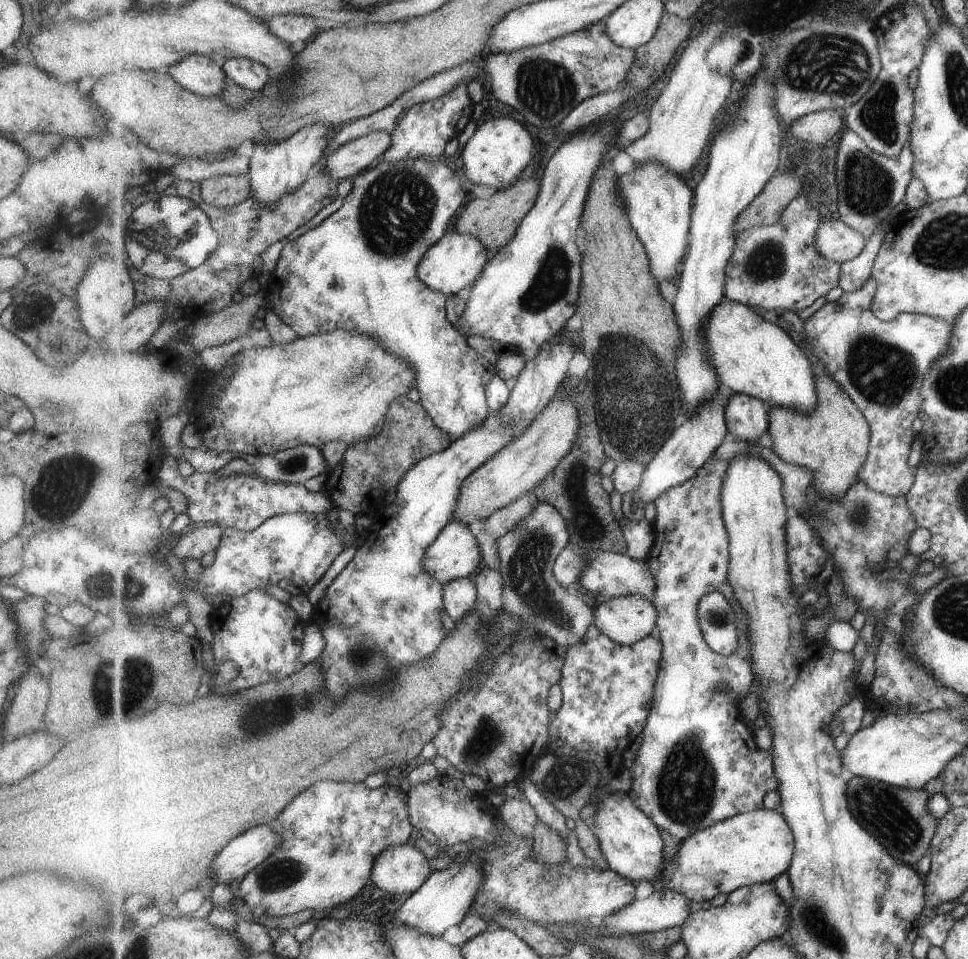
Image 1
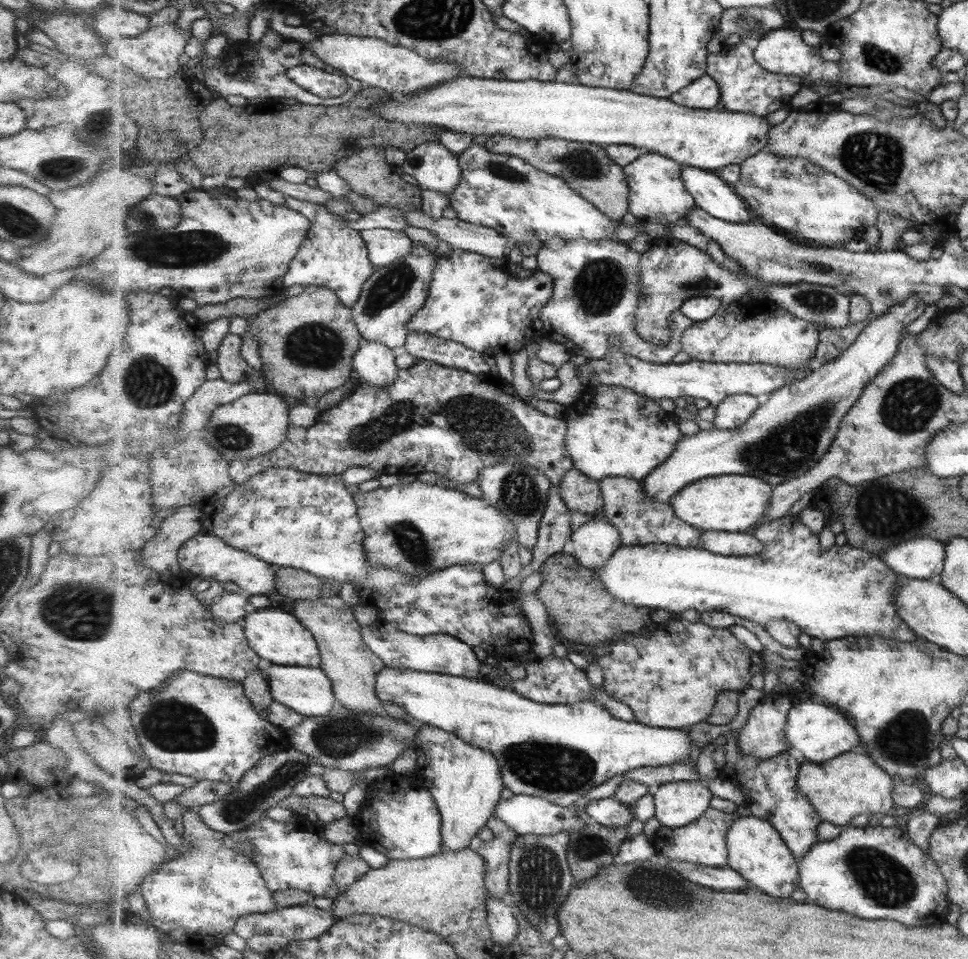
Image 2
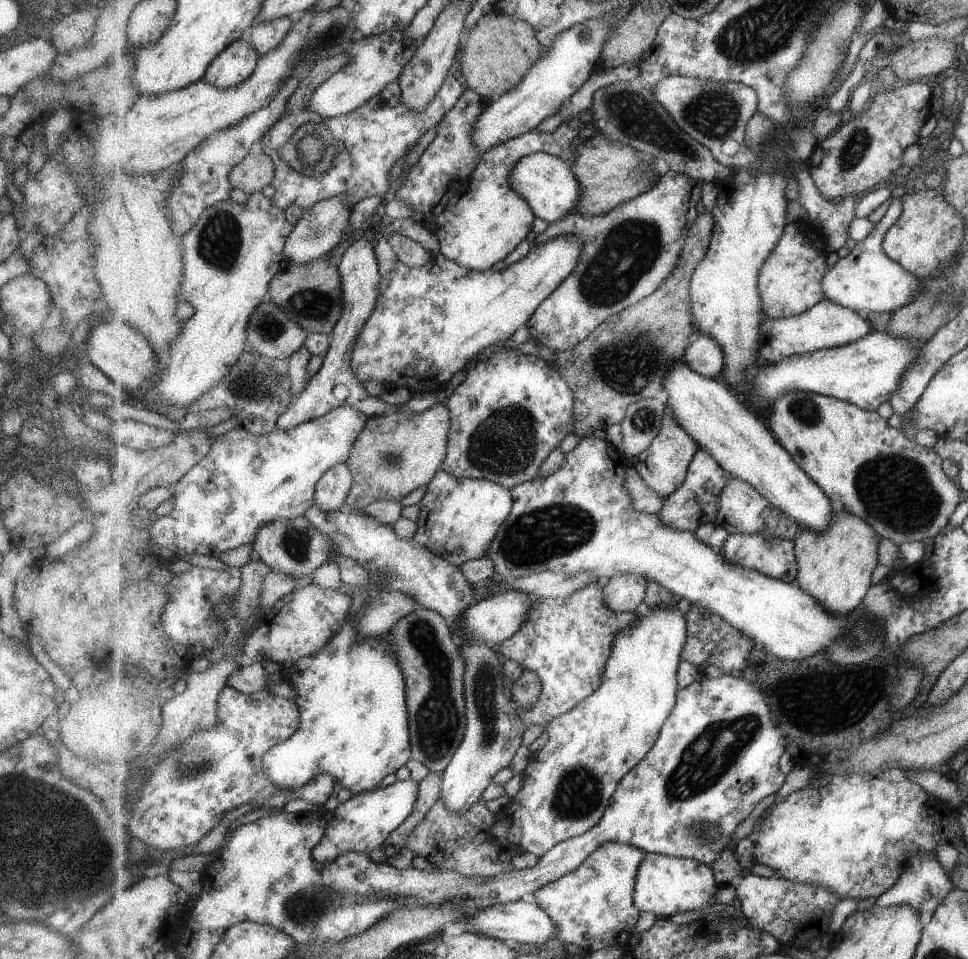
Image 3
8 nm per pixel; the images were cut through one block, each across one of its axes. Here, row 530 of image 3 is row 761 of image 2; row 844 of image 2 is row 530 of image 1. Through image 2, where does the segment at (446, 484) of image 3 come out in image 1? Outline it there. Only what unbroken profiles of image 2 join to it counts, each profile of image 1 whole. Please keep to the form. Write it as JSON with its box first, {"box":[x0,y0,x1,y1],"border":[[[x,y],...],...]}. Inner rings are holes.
{"box":[425,519,483,585],"border":[[[454,519],[447,524],[442,535],[427,550],[425,565],[429,576],[435,576],[435,580],[445,585],[473,576],[483,562],[476,537],[475,528],[465,522]]]}

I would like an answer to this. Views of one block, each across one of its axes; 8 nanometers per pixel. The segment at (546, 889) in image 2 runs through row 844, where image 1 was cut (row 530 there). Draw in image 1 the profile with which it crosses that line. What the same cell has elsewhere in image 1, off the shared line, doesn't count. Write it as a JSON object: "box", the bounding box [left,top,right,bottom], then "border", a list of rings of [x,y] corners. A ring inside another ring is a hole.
{"box":[496,502,595,649],"border":[[[540,502],[536,503],[531,516],[496,541],[501,562],[499,570],[505,586],[504,609],[527,626],[529,635],[549,638],[566,649],[579,644],[591,624],[595,623],[595,602],[584,592],[570,594],[565,586],[557,582],[553,572],[557,556],[569,542],[569,526],[563,514],[555,506]]]}

